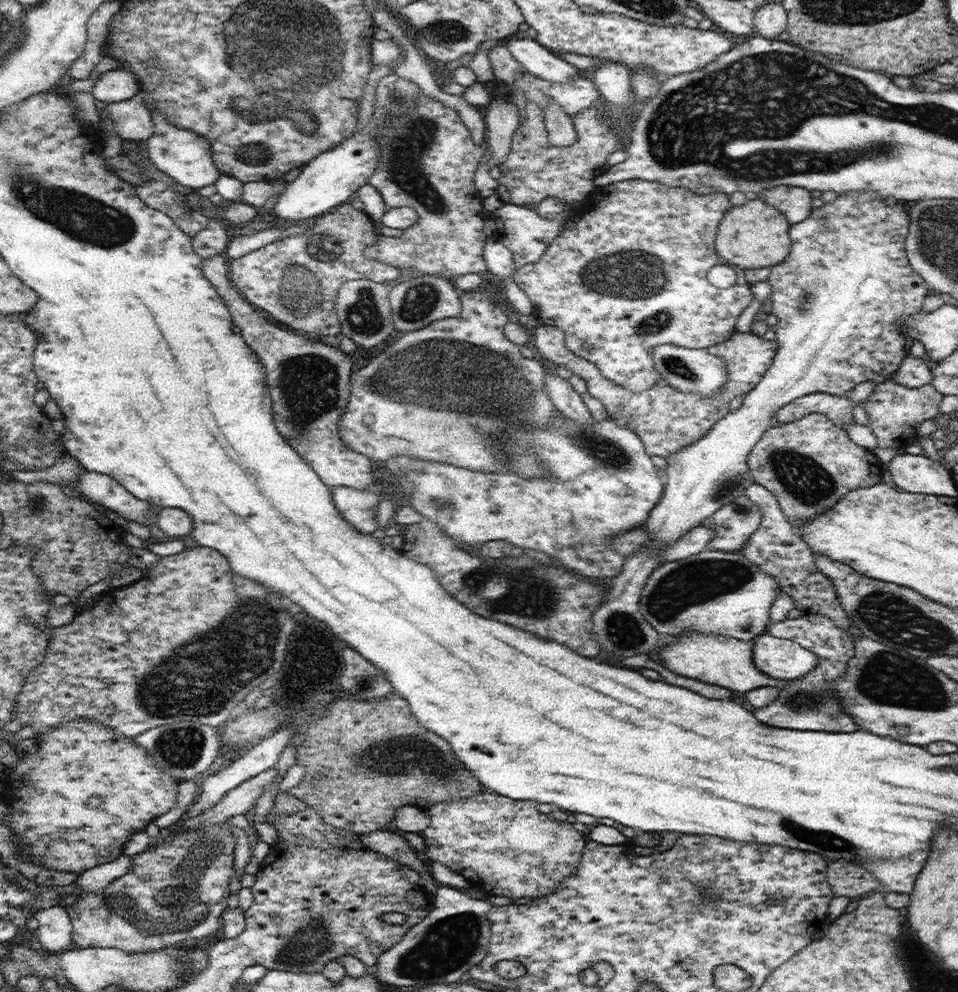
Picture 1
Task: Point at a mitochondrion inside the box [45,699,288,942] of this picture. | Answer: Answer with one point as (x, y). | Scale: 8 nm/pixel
(155, 917)

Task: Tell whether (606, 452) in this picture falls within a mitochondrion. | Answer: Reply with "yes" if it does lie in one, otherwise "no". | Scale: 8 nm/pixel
yes

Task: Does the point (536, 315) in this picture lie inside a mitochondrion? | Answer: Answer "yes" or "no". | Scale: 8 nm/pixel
no

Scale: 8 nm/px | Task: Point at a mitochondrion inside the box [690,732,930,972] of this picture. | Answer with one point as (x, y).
(823, 840)

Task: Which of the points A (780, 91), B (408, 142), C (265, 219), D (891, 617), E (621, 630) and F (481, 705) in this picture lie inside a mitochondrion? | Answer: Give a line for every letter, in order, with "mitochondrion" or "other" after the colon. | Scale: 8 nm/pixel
A: mitochondrion
B: mitochondrion
C: other
D: mitochondrion
E: mitochondrion
F: other

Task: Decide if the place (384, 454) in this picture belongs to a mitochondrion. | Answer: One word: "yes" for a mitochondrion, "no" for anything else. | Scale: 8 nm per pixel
no

